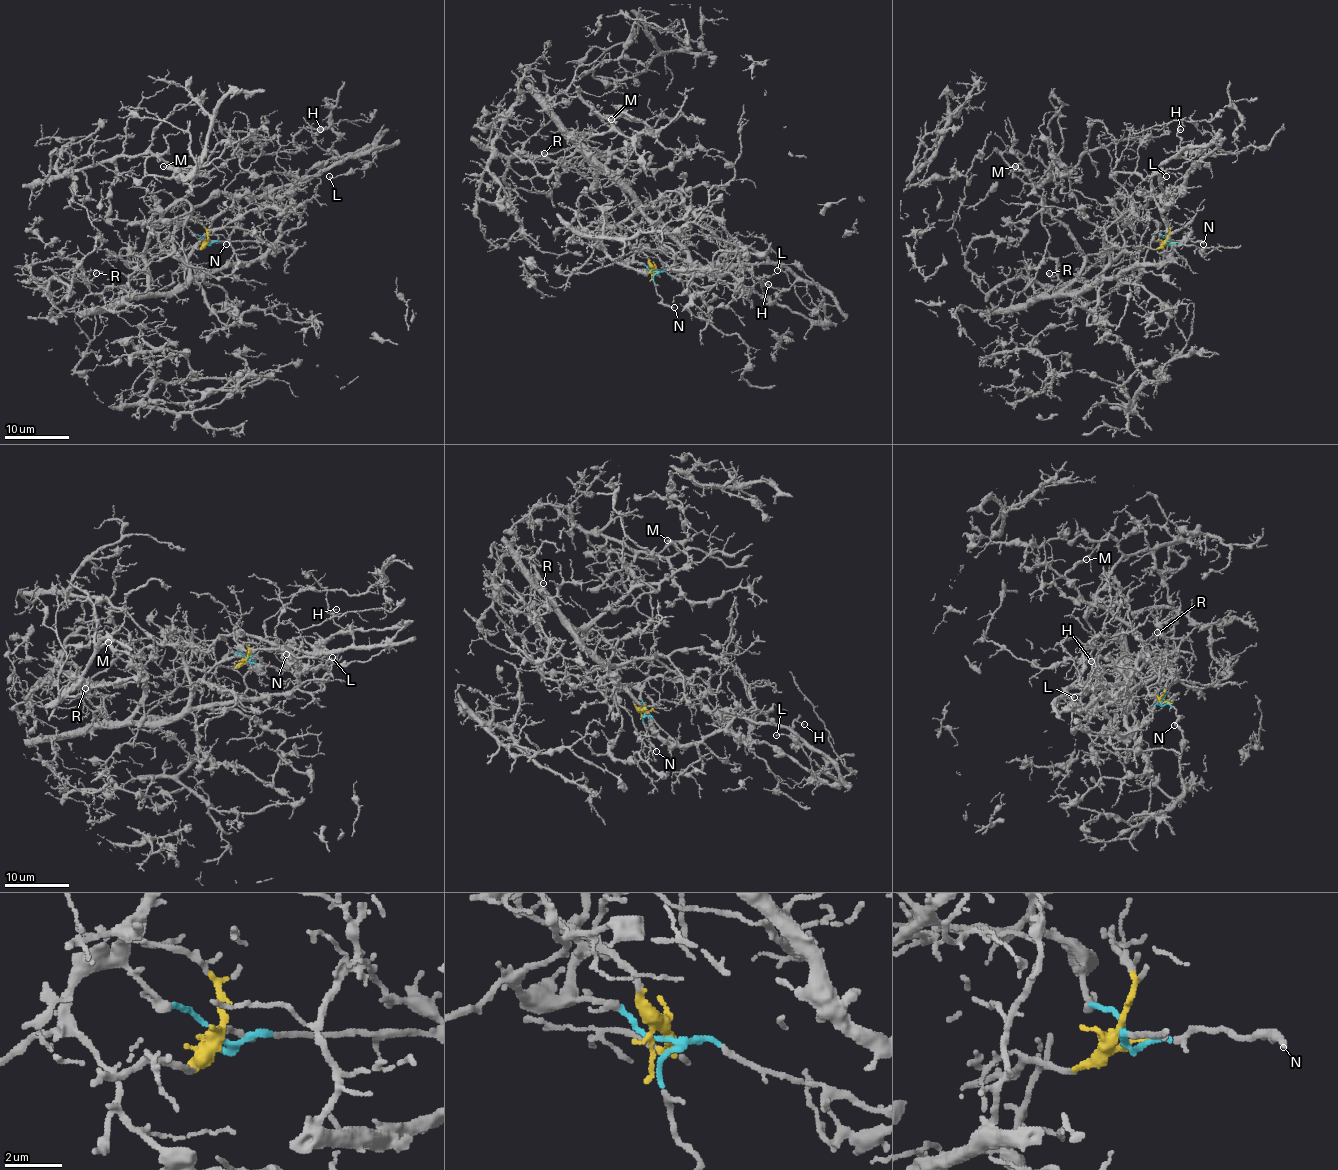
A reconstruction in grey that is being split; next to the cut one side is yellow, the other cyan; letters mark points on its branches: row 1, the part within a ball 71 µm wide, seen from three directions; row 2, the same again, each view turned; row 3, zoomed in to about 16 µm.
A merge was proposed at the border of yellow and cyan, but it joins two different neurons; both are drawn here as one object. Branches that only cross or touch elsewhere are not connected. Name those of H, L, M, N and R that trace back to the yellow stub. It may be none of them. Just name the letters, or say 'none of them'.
M, R

